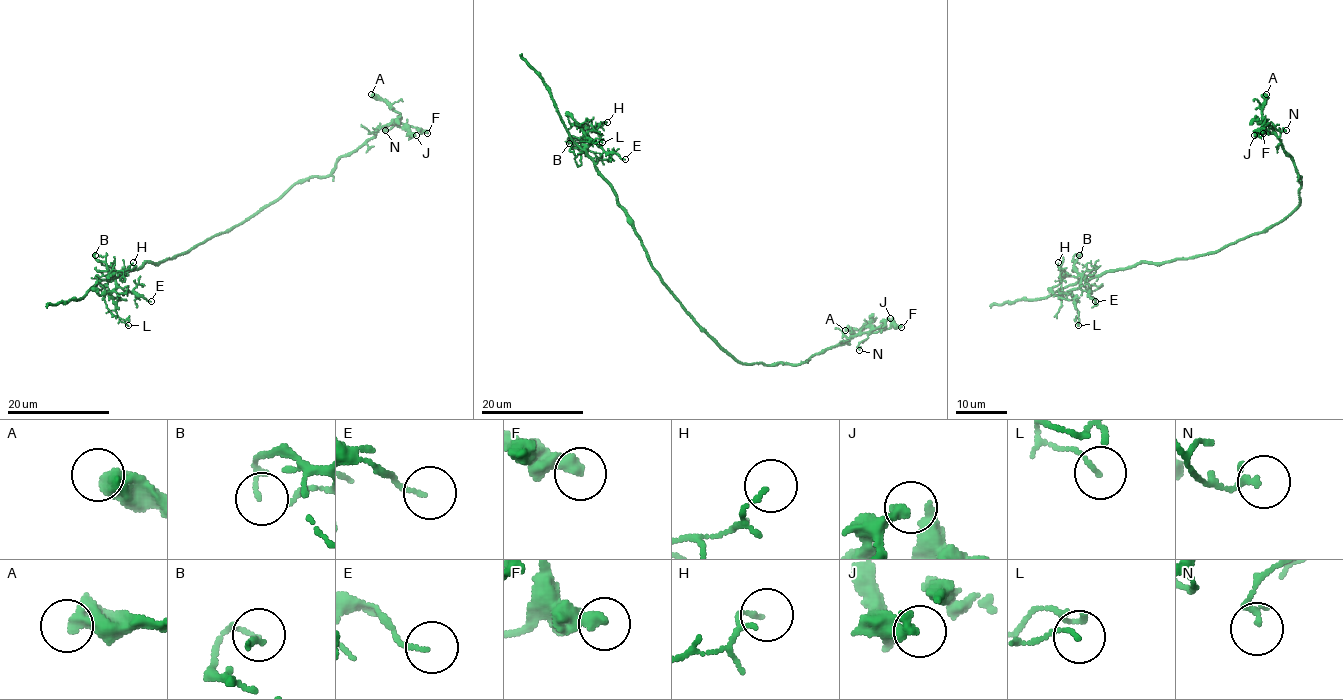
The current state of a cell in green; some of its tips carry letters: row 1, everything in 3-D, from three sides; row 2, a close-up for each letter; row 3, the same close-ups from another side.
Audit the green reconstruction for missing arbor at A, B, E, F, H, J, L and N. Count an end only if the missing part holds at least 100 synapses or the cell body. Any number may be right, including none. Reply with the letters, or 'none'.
none

